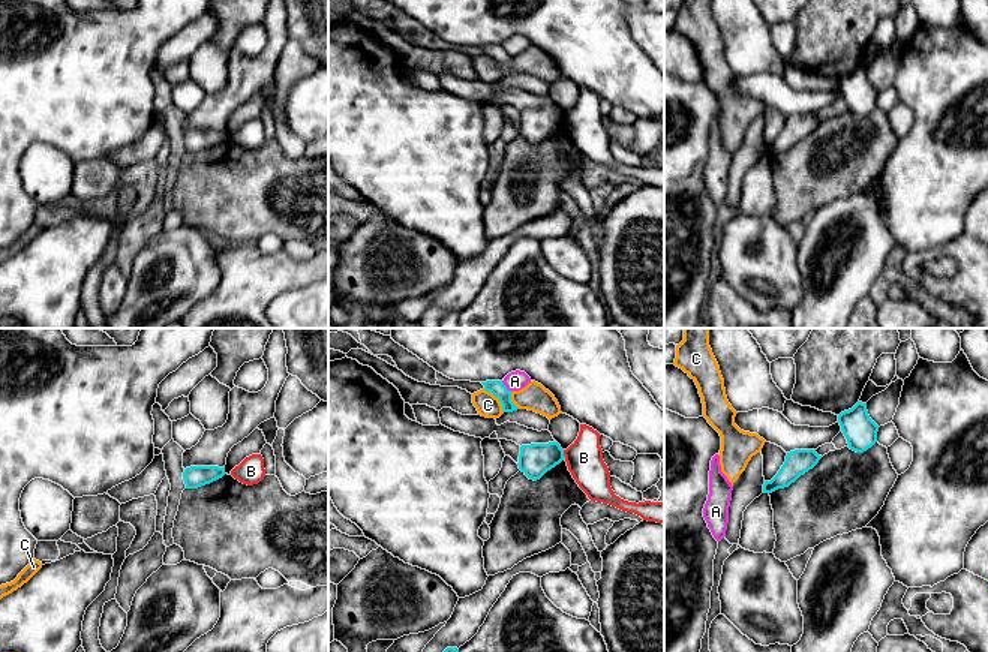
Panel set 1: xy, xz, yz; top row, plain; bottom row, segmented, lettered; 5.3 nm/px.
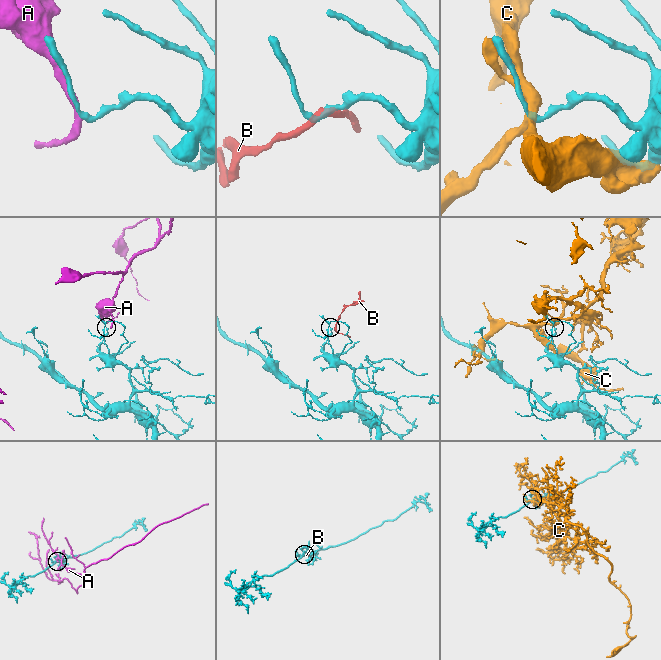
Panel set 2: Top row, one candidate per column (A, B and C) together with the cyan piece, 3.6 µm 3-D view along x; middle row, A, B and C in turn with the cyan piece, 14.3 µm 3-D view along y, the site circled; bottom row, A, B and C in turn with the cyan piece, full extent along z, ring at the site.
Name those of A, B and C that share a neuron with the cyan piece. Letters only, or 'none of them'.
none of them

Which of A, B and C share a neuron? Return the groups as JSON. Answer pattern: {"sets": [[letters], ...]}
{"sets": [["A"], ["B"], ["C"]]}

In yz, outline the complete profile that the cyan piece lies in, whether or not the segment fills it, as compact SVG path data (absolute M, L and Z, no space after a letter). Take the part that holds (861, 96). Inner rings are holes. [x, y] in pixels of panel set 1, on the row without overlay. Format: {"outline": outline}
{"outline": "M858 66L852 73L841 76L838 87L850 114L864 117L877 106L879 90L870 82L867 67Z"}

